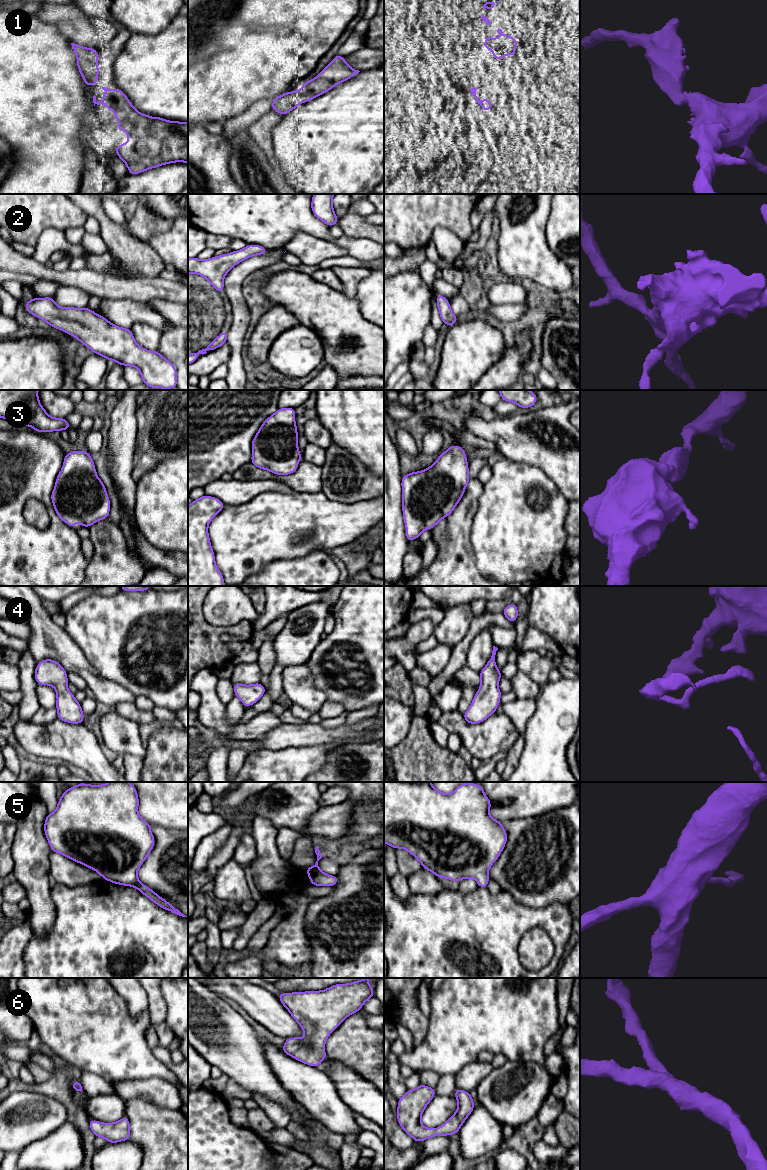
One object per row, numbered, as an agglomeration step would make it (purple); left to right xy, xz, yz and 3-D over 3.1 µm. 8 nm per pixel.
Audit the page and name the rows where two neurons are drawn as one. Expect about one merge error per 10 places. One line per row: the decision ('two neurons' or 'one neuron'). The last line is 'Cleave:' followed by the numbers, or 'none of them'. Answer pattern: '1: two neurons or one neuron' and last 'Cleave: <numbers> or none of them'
1: one neuron
2: one neuron
3: one neuron
4: one neuron
5: one neuron
6: one neuron
Cleave: none of them

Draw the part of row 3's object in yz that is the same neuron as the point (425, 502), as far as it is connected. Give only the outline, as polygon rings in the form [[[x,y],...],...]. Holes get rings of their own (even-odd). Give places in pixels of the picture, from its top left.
[[[455,444],[427,469],[402,476],[402,510],[407,541],[420,538],[424,530],[434,528],[440,520],[449,516],[461,500],[469,480],[466,452]]]

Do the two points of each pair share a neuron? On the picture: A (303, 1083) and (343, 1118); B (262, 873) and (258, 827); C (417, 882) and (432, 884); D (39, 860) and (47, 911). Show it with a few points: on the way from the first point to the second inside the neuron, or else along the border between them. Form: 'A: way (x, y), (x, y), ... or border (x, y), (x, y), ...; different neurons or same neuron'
A: way (313, 1092), (333, 1112); same neuron
B: way (264, 862), (264, 838); same neuron
C: way (421, 882), (428, 883); same neuron
D: way (39, 873), (39, 898); same neuron

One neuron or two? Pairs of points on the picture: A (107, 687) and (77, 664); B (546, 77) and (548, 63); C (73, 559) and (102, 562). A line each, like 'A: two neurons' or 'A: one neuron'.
A: one neuron
B: two neurons
C: two neurons

